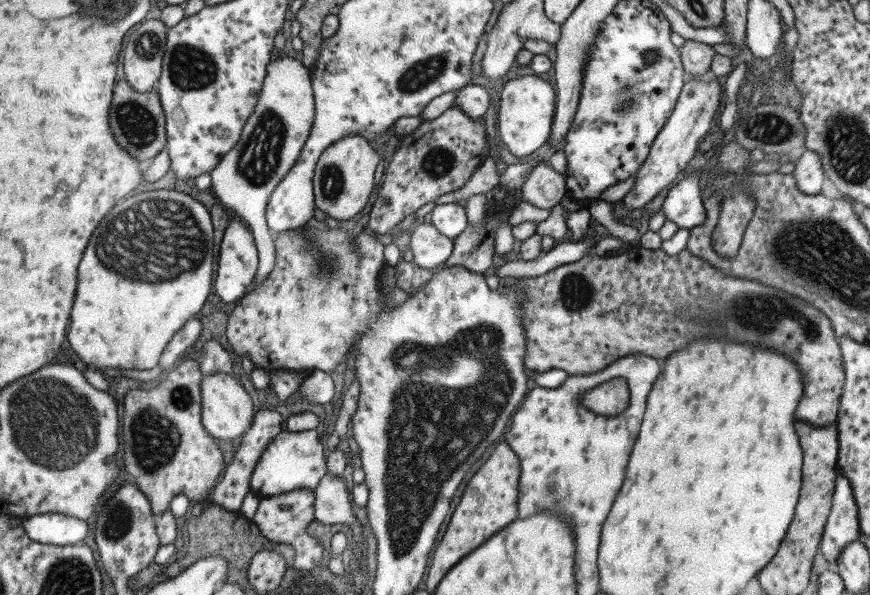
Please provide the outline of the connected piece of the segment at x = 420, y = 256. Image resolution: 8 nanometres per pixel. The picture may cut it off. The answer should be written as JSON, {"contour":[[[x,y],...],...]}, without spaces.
{"contour":[[[422,223],[411,233],[409,248],[418,266],[432,269],[450,258],[454,250],[453,240],[441,234],[432,224]]]}

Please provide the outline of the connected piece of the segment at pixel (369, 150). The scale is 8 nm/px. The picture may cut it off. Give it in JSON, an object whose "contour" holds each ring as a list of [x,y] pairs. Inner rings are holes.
{"contour":[[[348,135],[324,150],[315,165],[313,194],[315,206],[337,221],[356,216],[368,203],[374,190],[379,153],[364,135]]]}

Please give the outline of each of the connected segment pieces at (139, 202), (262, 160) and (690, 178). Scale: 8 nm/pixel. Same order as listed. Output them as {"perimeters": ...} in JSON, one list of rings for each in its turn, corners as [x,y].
{"perimeters":[[[[150,190],[124,199],[104,216],[82,256],[76,302],[70,311],[68,342],[71,347],[90,367],[102,366],[108,370],[154,368],[168,341],[187,320],[200,316],[205,304],[210,302],[214,256],[213,223],[204,204],[174,190]]],[[[281,55],[268,64],[256,108],[248,116],[240,140],[212,170],[211,187],[220,199],[220,204],[236,210],[254,236],[259,254],[258,272],[253,283],[255,285],[268,279],[276,261],[274,233],[268,229],[266,220],[270,196],[296,164],[305,140],[310,136],[314,116],[315,98],[310,68],[290,56]]],[[[696,169],[691,174],[686,175],[681,182],[672,187],[668,196],[664,200],[662,212],[666,213],[666,219],[672,220],[680,229],[692,229],[701,226],[706,220],[706,208],[700,195],[700,172]]]]}

